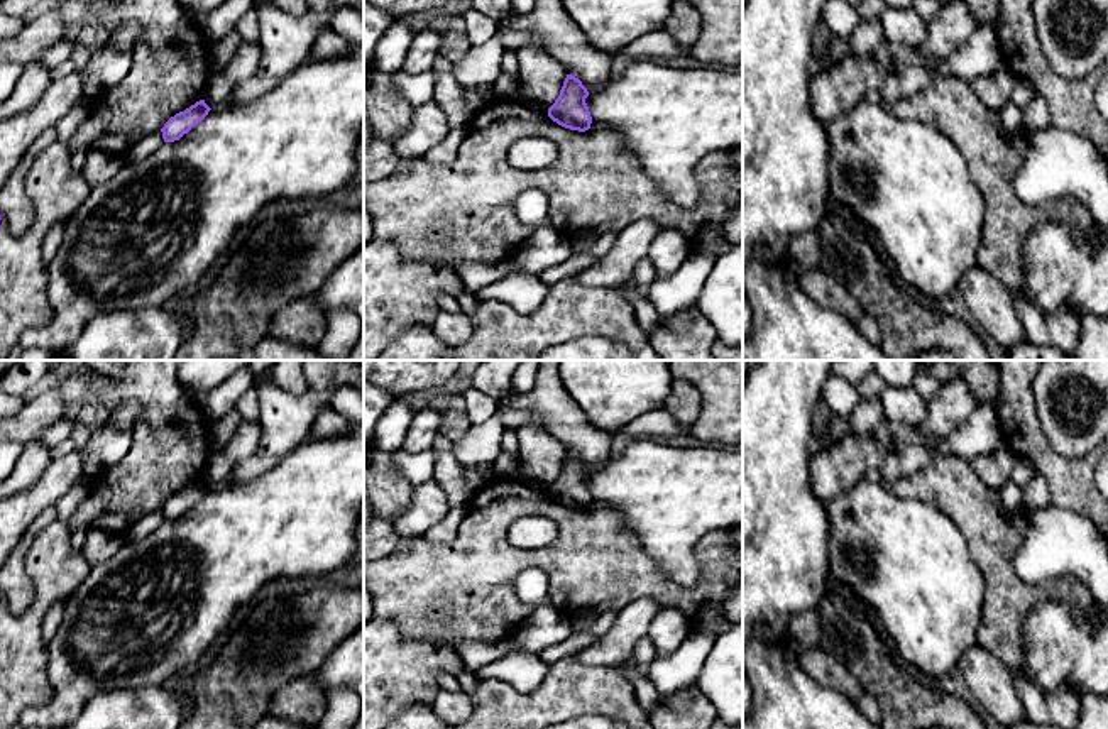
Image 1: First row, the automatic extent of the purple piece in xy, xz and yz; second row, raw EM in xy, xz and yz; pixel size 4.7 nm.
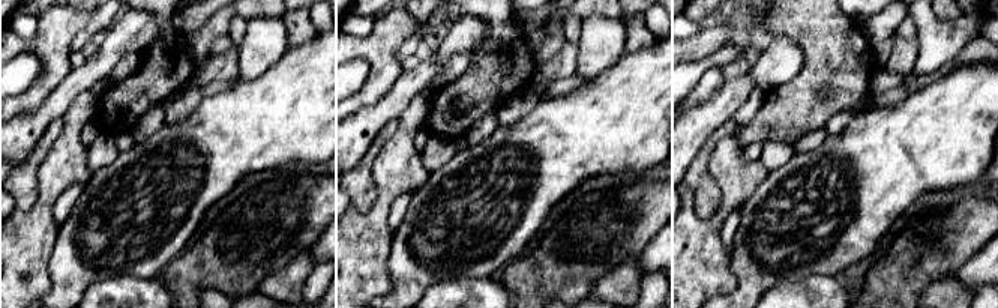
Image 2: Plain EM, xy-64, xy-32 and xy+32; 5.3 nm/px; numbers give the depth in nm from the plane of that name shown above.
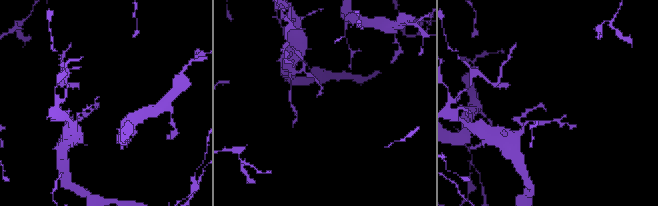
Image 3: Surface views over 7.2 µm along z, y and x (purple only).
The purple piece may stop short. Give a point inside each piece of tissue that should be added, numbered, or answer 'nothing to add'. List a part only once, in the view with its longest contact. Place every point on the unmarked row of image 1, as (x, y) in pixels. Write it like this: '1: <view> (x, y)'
nothing to add

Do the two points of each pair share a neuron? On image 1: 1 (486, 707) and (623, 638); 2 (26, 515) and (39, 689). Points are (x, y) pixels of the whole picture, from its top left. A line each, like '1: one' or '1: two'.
1: two
2: two

